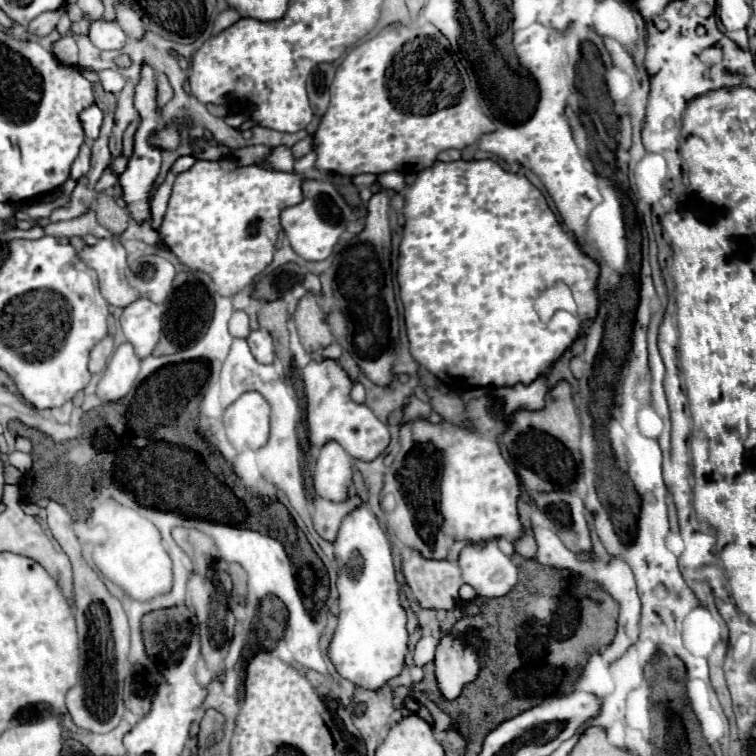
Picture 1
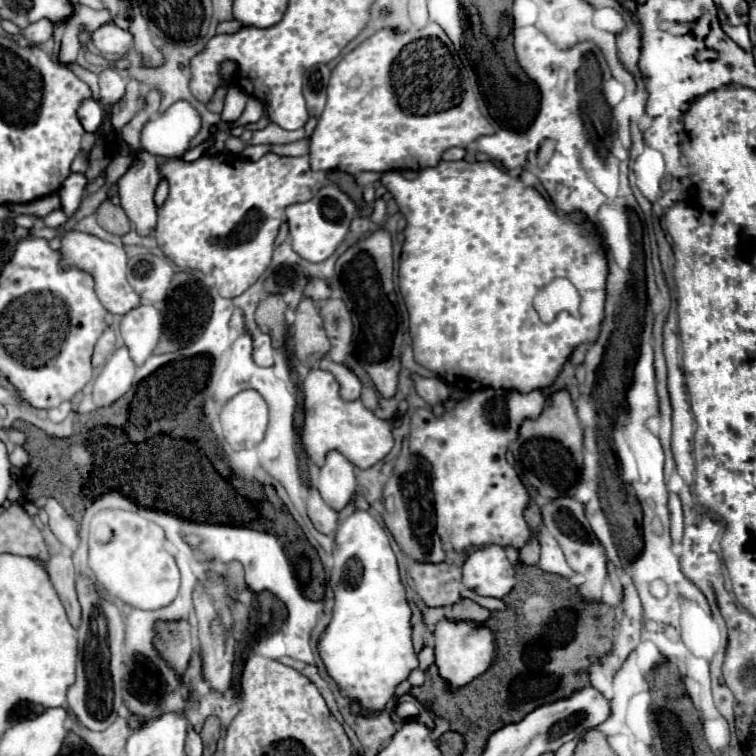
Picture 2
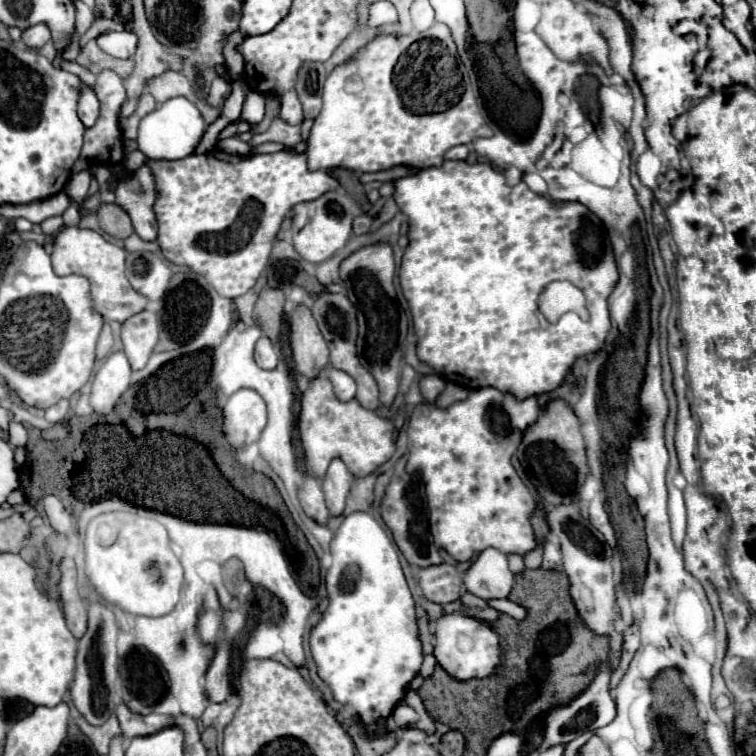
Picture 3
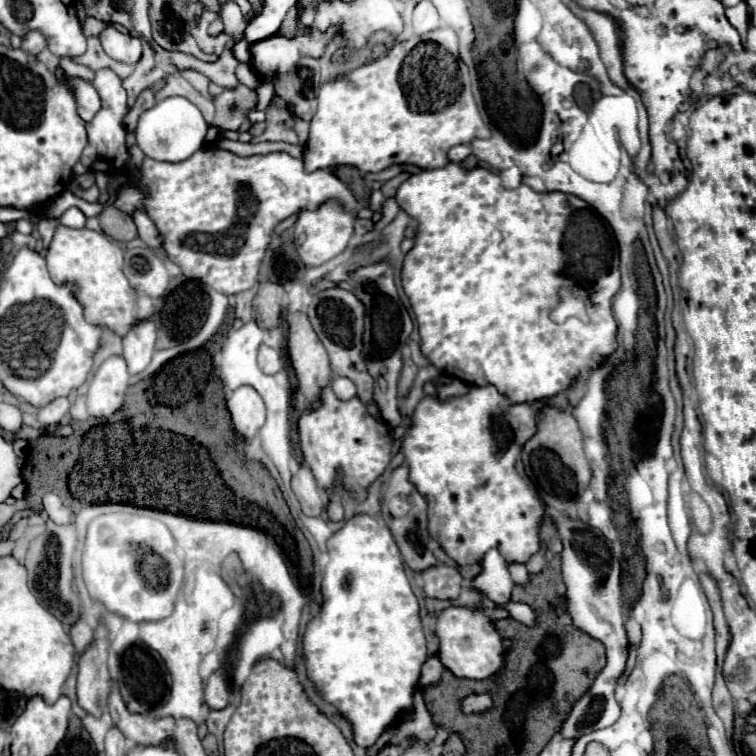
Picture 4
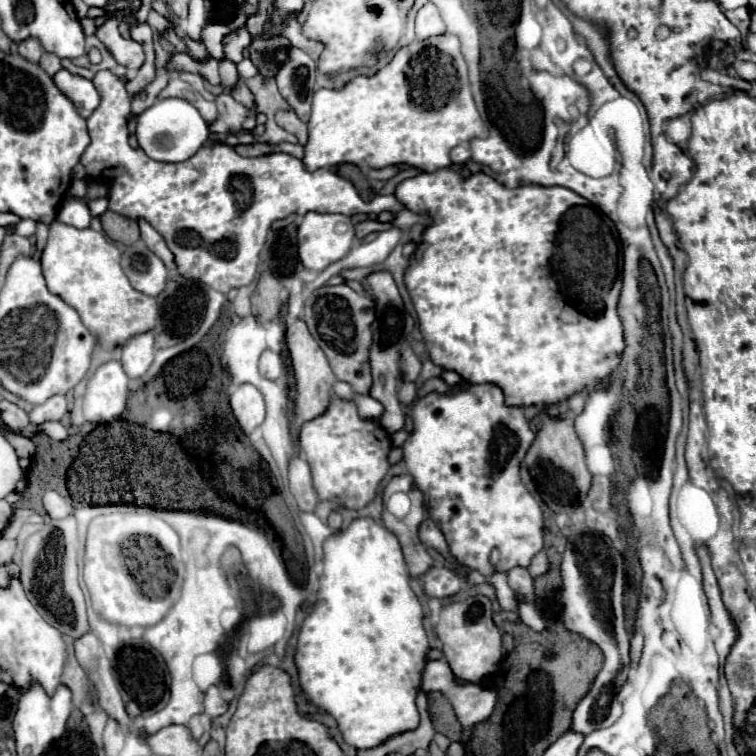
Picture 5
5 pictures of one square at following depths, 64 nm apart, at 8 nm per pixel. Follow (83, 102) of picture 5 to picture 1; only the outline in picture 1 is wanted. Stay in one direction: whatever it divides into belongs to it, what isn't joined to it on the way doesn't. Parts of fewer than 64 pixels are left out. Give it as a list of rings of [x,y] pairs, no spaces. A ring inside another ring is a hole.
[[[90,106],[80,114],[80,122],[84,126],[84,132],[86,132],[88,140],[96,140],[100,136],[102,120],[104,120],[104,114],[98,106]]]

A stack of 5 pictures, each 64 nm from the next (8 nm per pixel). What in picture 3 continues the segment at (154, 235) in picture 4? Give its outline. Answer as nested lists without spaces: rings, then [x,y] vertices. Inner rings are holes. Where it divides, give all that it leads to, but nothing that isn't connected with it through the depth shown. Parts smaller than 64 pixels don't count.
[[[146,160],[136,172],[120,180],[116,188],[116,202],[128,212],[134,230],[142,240],[154,240],[158,232],[154,200],[156,180],[150,170],[150,160]]]

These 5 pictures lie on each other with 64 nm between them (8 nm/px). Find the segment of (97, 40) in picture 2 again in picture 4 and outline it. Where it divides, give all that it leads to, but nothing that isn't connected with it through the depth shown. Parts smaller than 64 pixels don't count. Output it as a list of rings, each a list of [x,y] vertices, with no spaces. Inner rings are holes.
[[[106,28],[100,34],[100,42],[102,42],[104,52],[110,58],[126,62],[126,64],[134,64],[142,54],[140,38],[130,36],[130,34],[122,34],[122,32],[114,30],[114,28]]]

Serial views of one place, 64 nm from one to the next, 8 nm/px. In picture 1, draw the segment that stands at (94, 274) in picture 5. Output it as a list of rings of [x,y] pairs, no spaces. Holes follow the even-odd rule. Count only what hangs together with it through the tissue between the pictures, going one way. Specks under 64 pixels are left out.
[[[102,238],[96,246],[86,250],[86,256],[80,258],[98,272],[102,296],[110,304],[124,308],[136,300],[136,292],[126,282],[126,250],[120,242]]]

